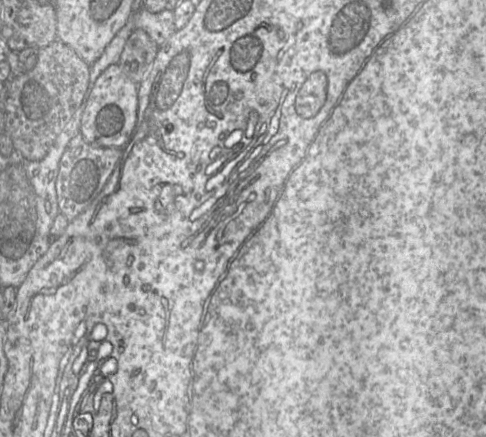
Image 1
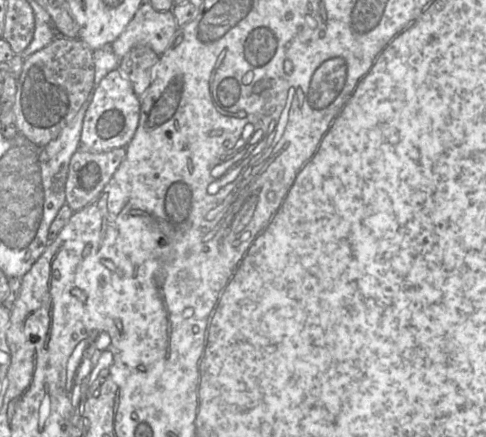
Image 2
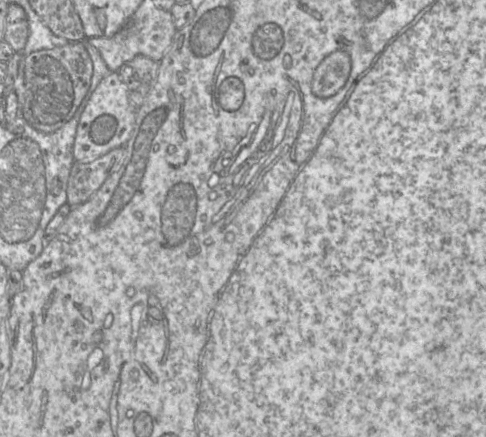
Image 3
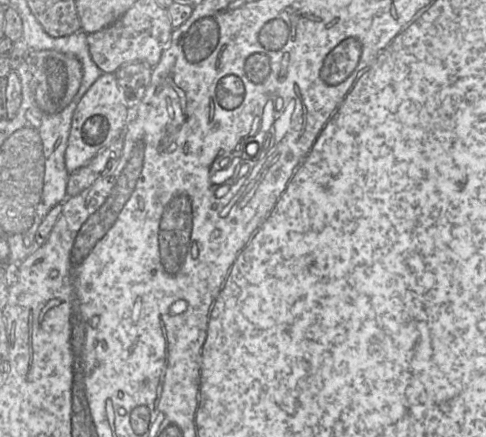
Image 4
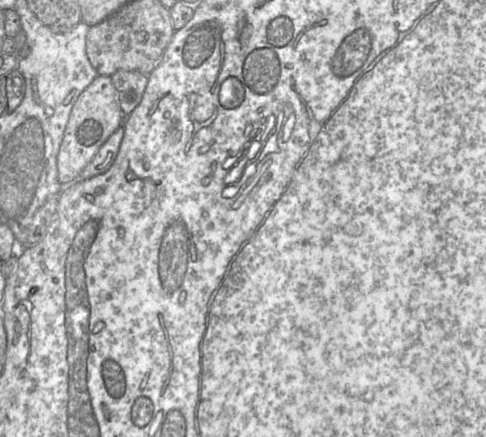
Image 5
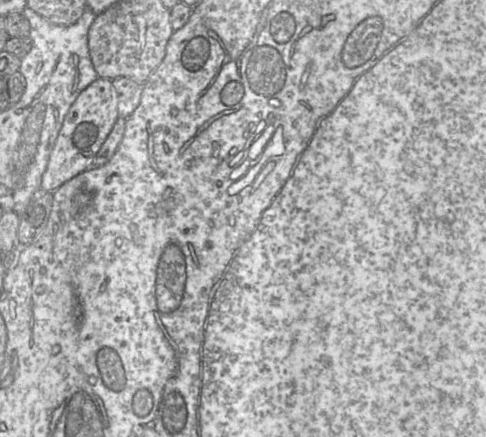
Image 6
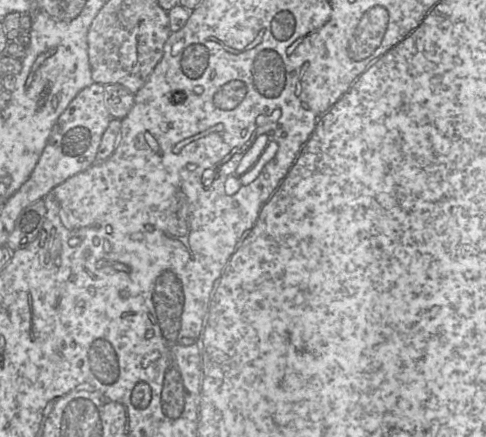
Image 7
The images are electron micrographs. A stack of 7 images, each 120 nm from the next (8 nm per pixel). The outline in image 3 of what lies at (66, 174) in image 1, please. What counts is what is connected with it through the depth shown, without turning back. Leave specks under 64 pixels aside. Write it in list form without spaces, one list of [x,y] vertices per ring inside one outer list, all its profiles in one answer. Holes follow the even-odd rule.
[[[117,147],[93,161],[74,161],[67,186],[67,203],[76,206],[87,201],[122,165],[125,147]]]

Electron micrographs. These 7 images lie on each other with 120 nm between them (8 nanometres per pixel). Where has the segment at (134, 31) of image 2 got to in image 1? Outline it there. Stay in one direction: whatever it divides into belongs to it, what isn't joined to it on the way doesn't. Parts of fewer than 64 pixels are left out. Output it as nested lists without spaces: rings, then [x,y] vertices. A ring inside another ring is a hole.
[[[145,8],[132,14],[135,29],[144,30],[160,46],[176,31],[173,10],[166,8],[159,13],[151,13]]]

